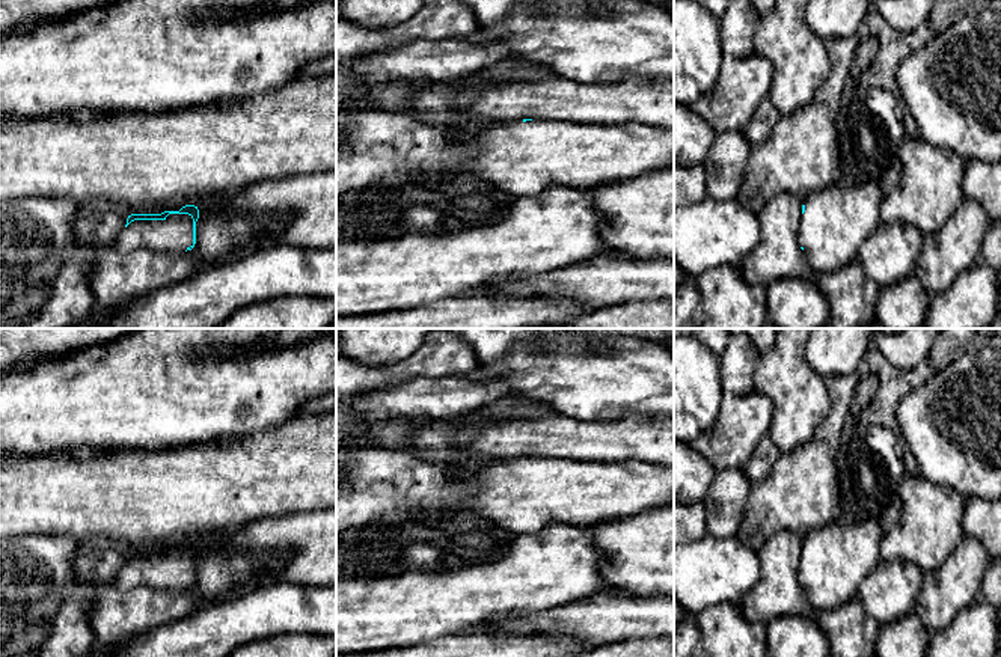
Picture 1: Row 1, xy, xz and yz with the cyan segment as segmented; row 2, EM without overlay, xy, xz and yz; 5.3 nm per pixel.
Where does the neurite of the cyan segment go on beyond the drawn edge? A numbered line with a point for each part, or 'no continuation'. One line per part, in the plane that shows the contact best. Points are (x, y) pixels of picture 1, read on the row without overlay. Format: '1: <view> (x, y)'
1: xy (175, 571)

